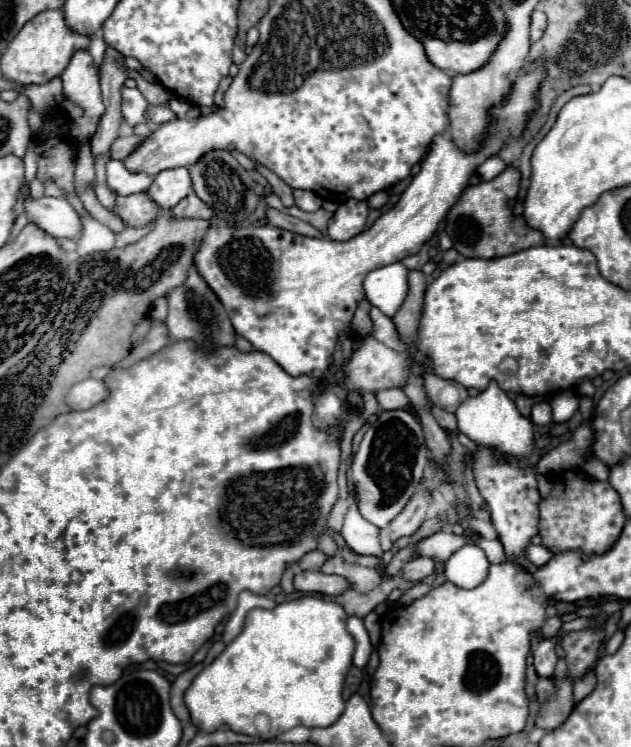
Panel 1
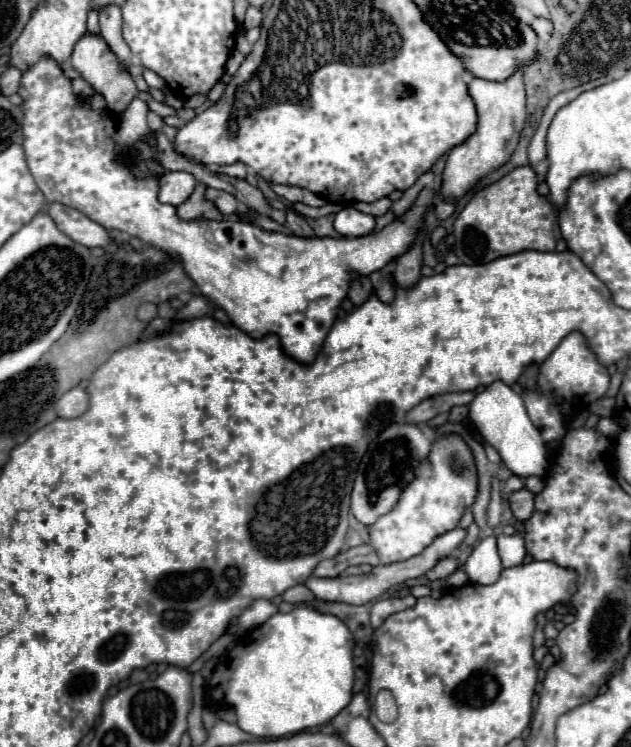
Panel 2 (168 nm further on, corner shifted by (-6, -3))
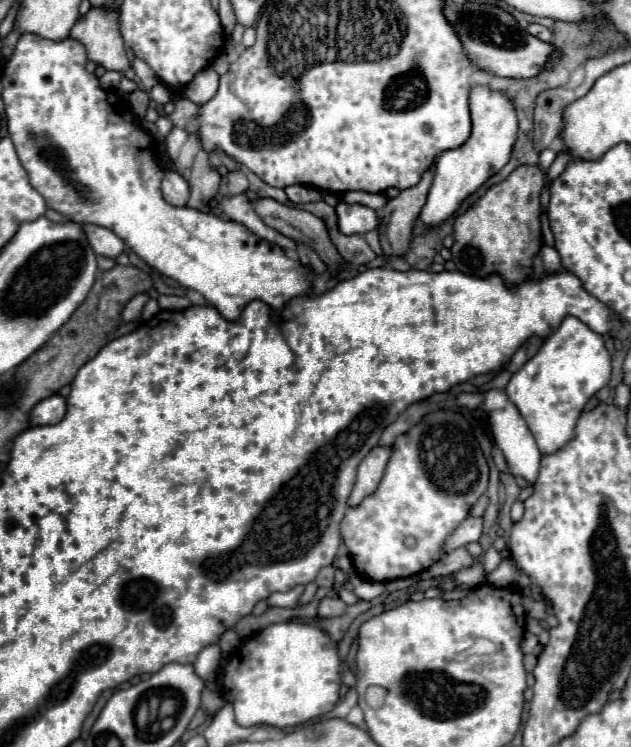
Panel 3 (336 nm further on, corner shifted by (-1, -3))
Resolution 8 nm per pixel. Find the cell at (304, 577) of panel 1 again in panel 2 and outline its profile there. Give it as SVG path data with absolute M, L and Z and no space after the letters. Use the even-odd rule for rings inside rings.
M456 527L444 535L440 535L430 547L426 547L420 555L400 561L400 563L390 563L390 565L376 565L370 573L364 575L340 575L340 577L332 577L332 579L320 579L320 577L310 577L304 585L318 597L324 601L340 601L340 603L350 603L350 605L364 605L376 597L380 597L384 591L388 591L394 585L400 585L408 579L416 579L422 577L426 573L426 569L432 569L442 557L452 555L452 551L462 543L466 531Z

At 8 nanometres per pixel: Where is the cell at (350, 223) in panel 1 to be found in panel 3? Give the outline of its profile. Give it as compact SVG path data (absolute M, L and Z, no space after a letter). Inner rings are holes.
M337 203L337 217L339 217L339 229L345 235L363 235L367 231L373 231L379 225L377 213L371 207L359 205L359 203Z

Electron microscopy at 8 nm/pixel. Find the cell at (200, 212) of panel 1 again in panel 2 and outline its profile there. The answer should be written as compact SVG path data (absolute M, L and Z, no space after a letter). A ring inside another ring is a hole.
M206 189L204 197L208 201L212 201L222 215L232 215L236 209L240 209L240 205L238 205L238 201L236 201L234 195L224 193L224 191L218 191L218 189Z

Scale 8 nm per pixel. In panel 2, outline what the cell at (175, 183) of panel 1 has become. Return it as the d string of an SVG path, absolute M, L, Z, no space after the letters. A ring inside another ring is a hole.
M166 171L160 177L158 201L178 207L180 203L184 203L192 195L194 187L196 187L194 175L190 175L186 171Z

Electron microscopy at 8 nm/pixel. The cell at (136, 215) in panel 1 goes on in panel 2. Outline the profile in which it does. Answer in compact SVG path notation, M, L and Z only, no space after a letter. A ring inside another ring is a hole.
M48 57L32 65L26 73L22 73L22 89L20 95L24 99L24 153L30 167L30 173L44 193L46 201L58 201L66 207L74 207L82 211L92 221L118 229L128 235L142 239L148 245L166 249L174 253L184 263L186 273L194 279L202 295L222 307L232 323L248 333L254 339L262 339L266 335L278 335L280 345L288 357L298 363L312 363L322 349L322 343L338 317L338 309L342 301L348 297L350 285L358 277L366 277L374 271L380 271L386 263L394 261L402 253L406 253L418 239L424 229L426 215L432 211L434 197L438 189L422 189L416 203L410 211L390 225L386 225L378 233L370 233L354 239L330 239L330 237L296 237L284 235L276 231L264 231L252 223L244 221L180 221L176 209L172 205L162 205L158 201L158 179L134 179L128 171L128 157L118 157L114 153L112 133L114 123L106 111L92 111L86 101L72 95L70 79L64 77L60 65Z

